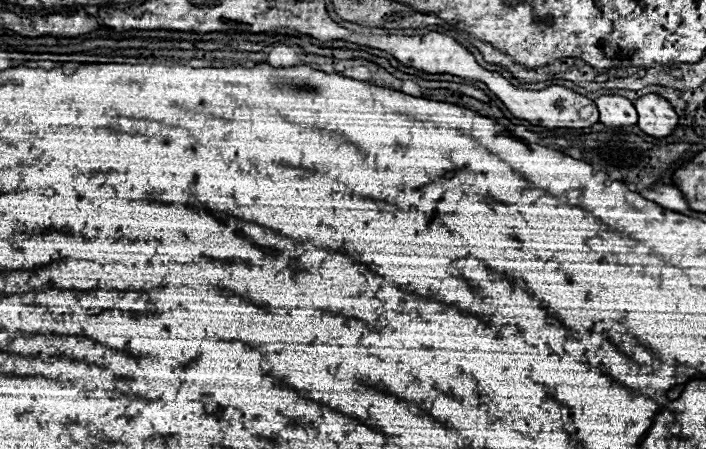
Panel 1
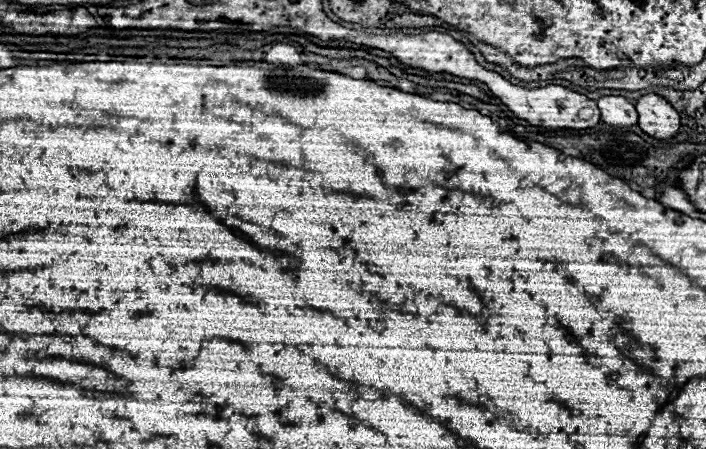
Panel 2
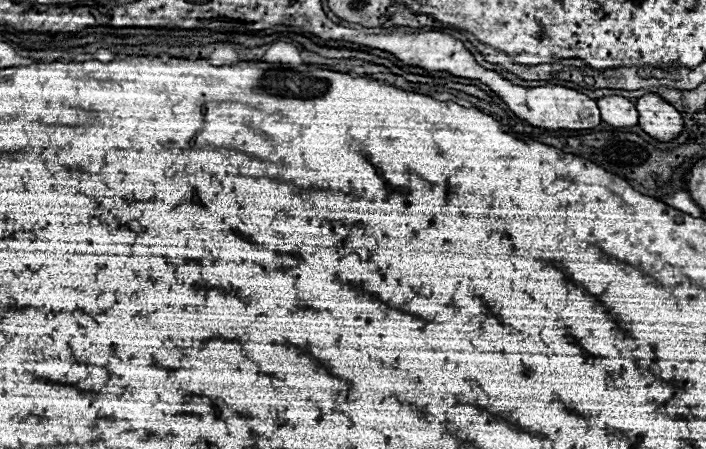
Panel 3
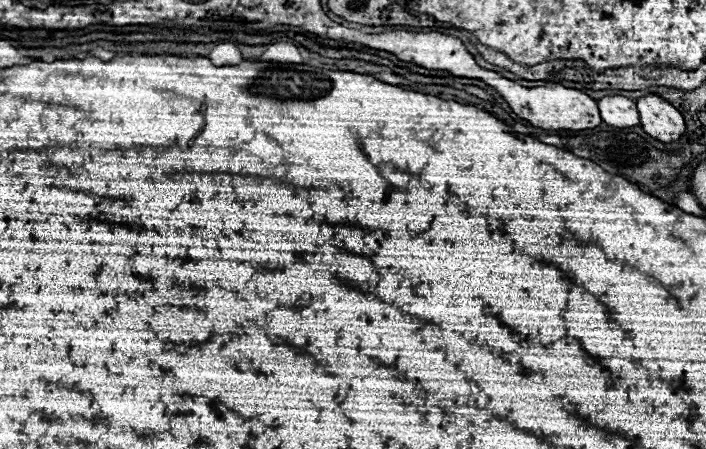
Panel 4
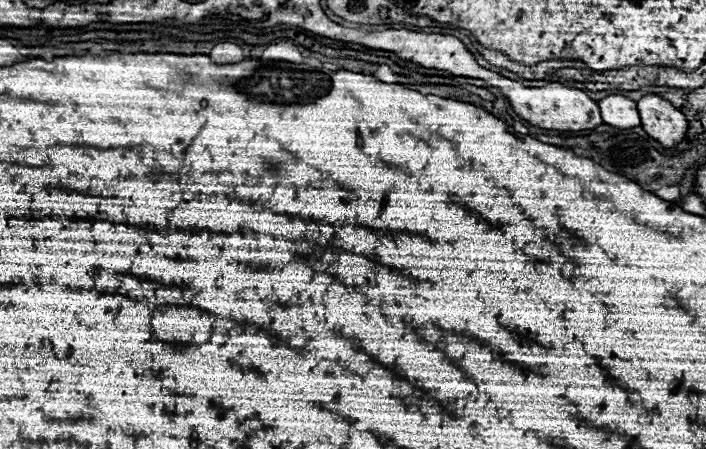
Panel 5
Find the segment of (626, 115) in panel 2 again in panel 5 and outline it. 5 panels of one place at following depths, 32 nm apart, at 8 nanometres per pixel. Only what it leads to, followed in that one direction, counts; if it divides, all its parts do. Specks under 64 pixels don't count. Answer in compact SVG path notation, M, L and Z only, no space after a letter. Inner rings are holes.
M606 96L598 102L602 110L602 118L606 124L614 128L636 128L640 126L640 114L636 110L636 102L624 96Z

